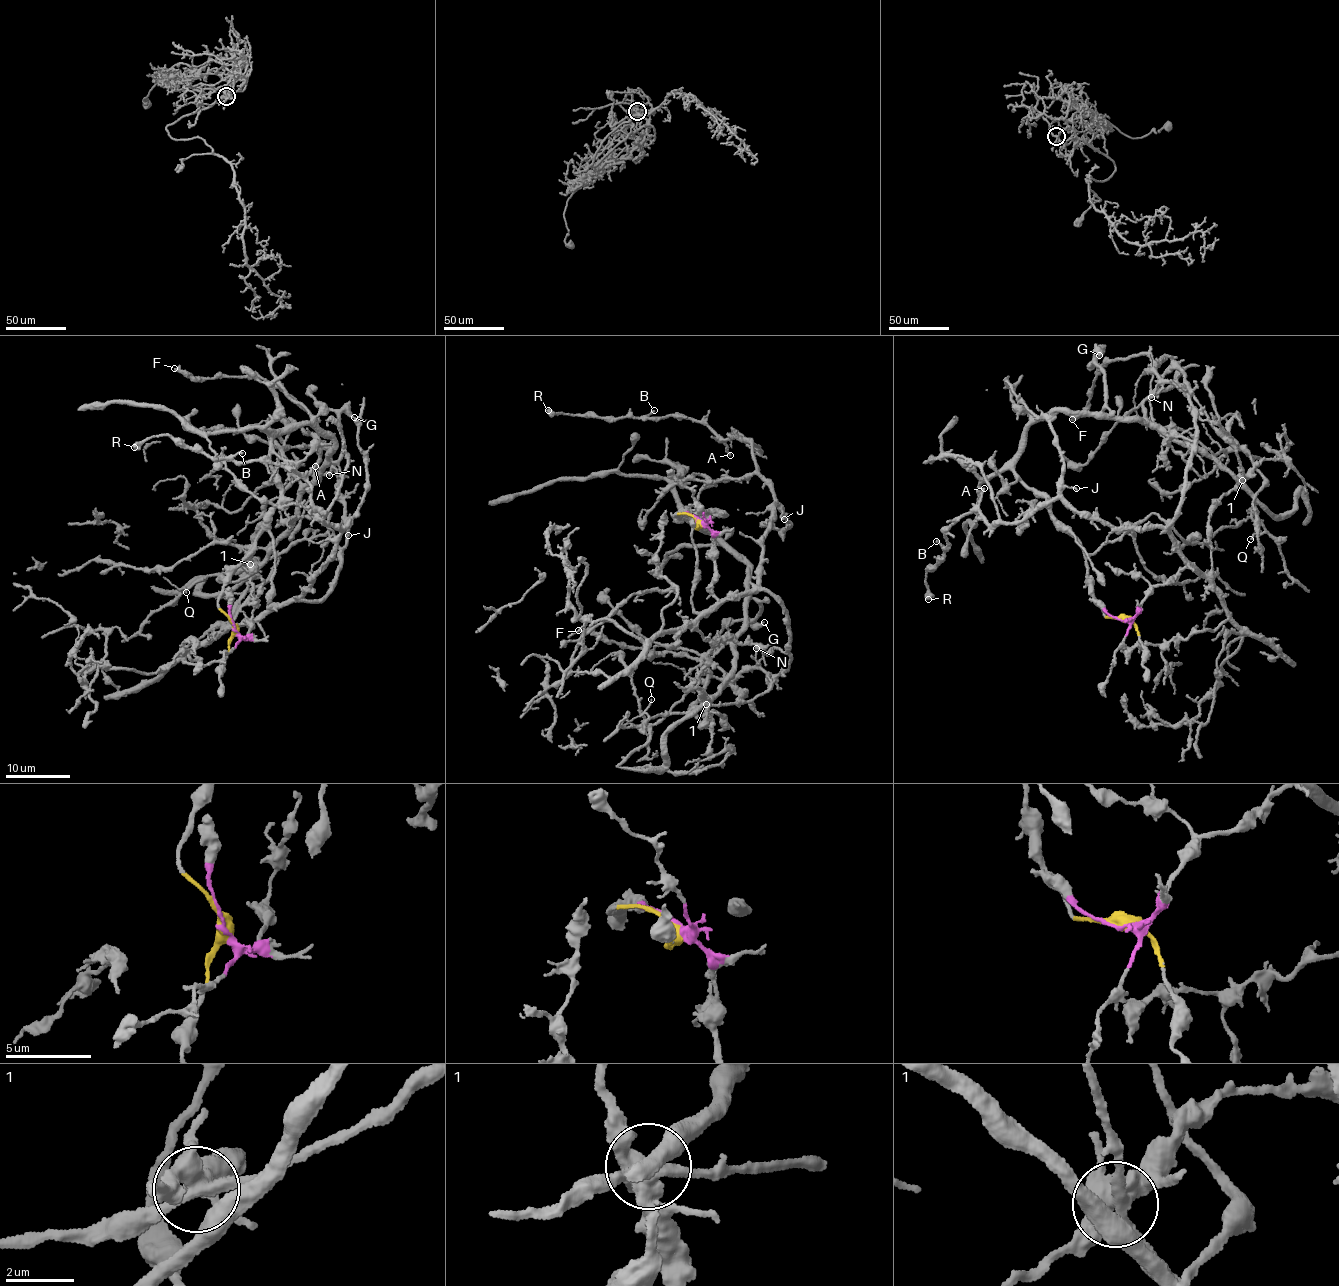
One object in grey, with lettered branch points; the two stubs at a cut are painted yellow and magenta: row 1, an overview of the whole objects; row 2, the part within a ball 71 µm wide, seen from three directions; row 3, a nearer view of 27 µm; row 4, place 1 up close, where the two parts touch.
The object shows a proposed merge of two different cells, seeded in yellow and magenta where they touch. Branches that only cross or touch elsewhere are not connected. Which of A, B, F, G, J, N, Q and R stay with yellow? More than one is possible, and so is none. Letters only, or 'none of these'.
G, Q

